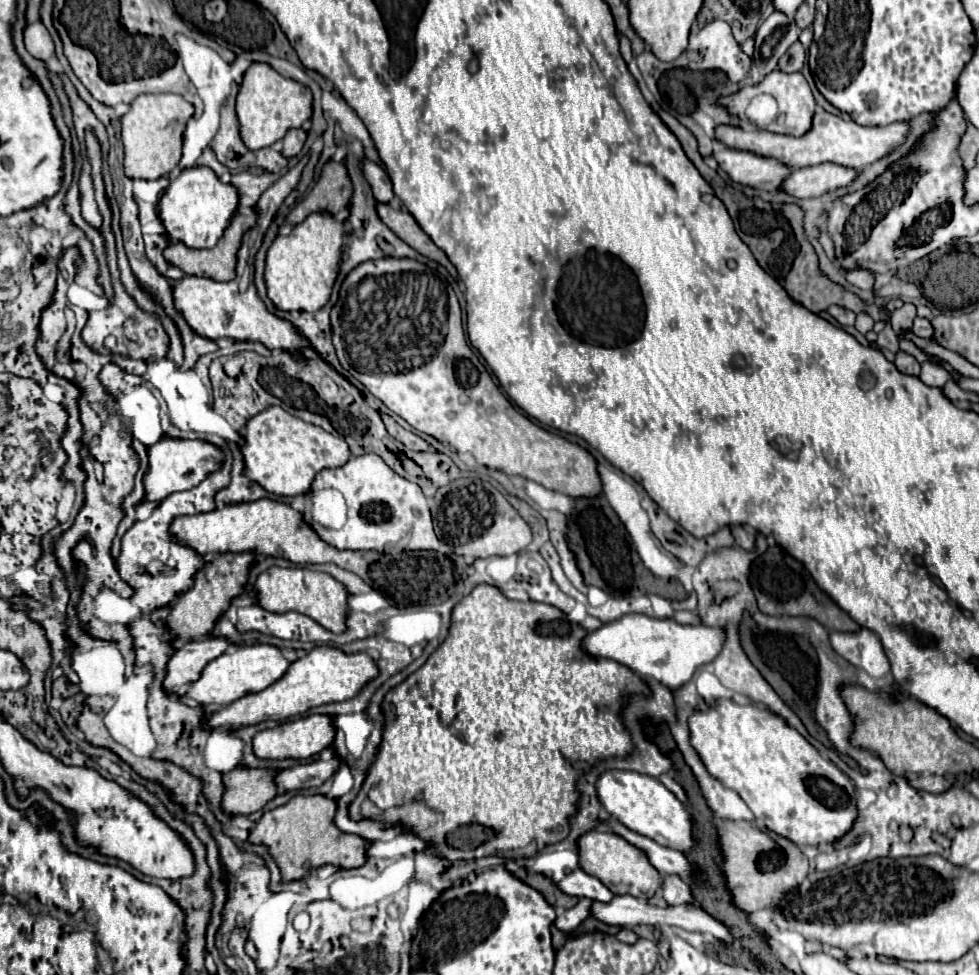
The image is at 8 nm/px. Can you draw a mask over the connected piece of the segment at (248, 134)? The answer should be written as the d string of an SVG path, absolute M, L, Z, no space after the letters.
M255 62L243 76L243 84L237 94L237 116L241 122L241 138L249 150L259 150L275 144L291 128L301 128L303 122L311 120L313 94L305 84L291 78L283 78L269 64Z

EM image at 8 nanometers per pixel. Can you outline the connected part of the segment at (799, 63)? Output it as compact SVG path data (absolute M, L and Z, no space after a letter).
M795 42L779 60L779 70L781 72L801 72L805 64L805 48L801 42Z

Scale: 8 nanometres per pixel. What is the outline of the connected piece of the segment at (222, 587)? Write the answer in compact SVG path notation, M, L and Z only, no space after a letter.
M227 552L221 554L217 560L209 562L205 568L201 568L195 574L195 586L189 592L179 594L177 602L171 606L171 614L165 620L171 634L177 638L179 636L197 638L211 632L215 622L221 618L221 614L229 610L231 600L243 594L253 562L255 562L255 552L239 552L239 554Z

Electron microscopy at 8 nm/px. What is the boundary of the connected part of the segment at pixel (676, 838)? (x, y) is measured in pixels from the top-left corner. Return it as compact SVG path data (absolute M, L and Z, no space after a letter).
M609 770L597 780L597 794L605 812L609 816L615 816L629 830L647 836L659 846L671 850L689 852L689 848L693 848L693 820L689 820L689 810L657 778L637 772Z

